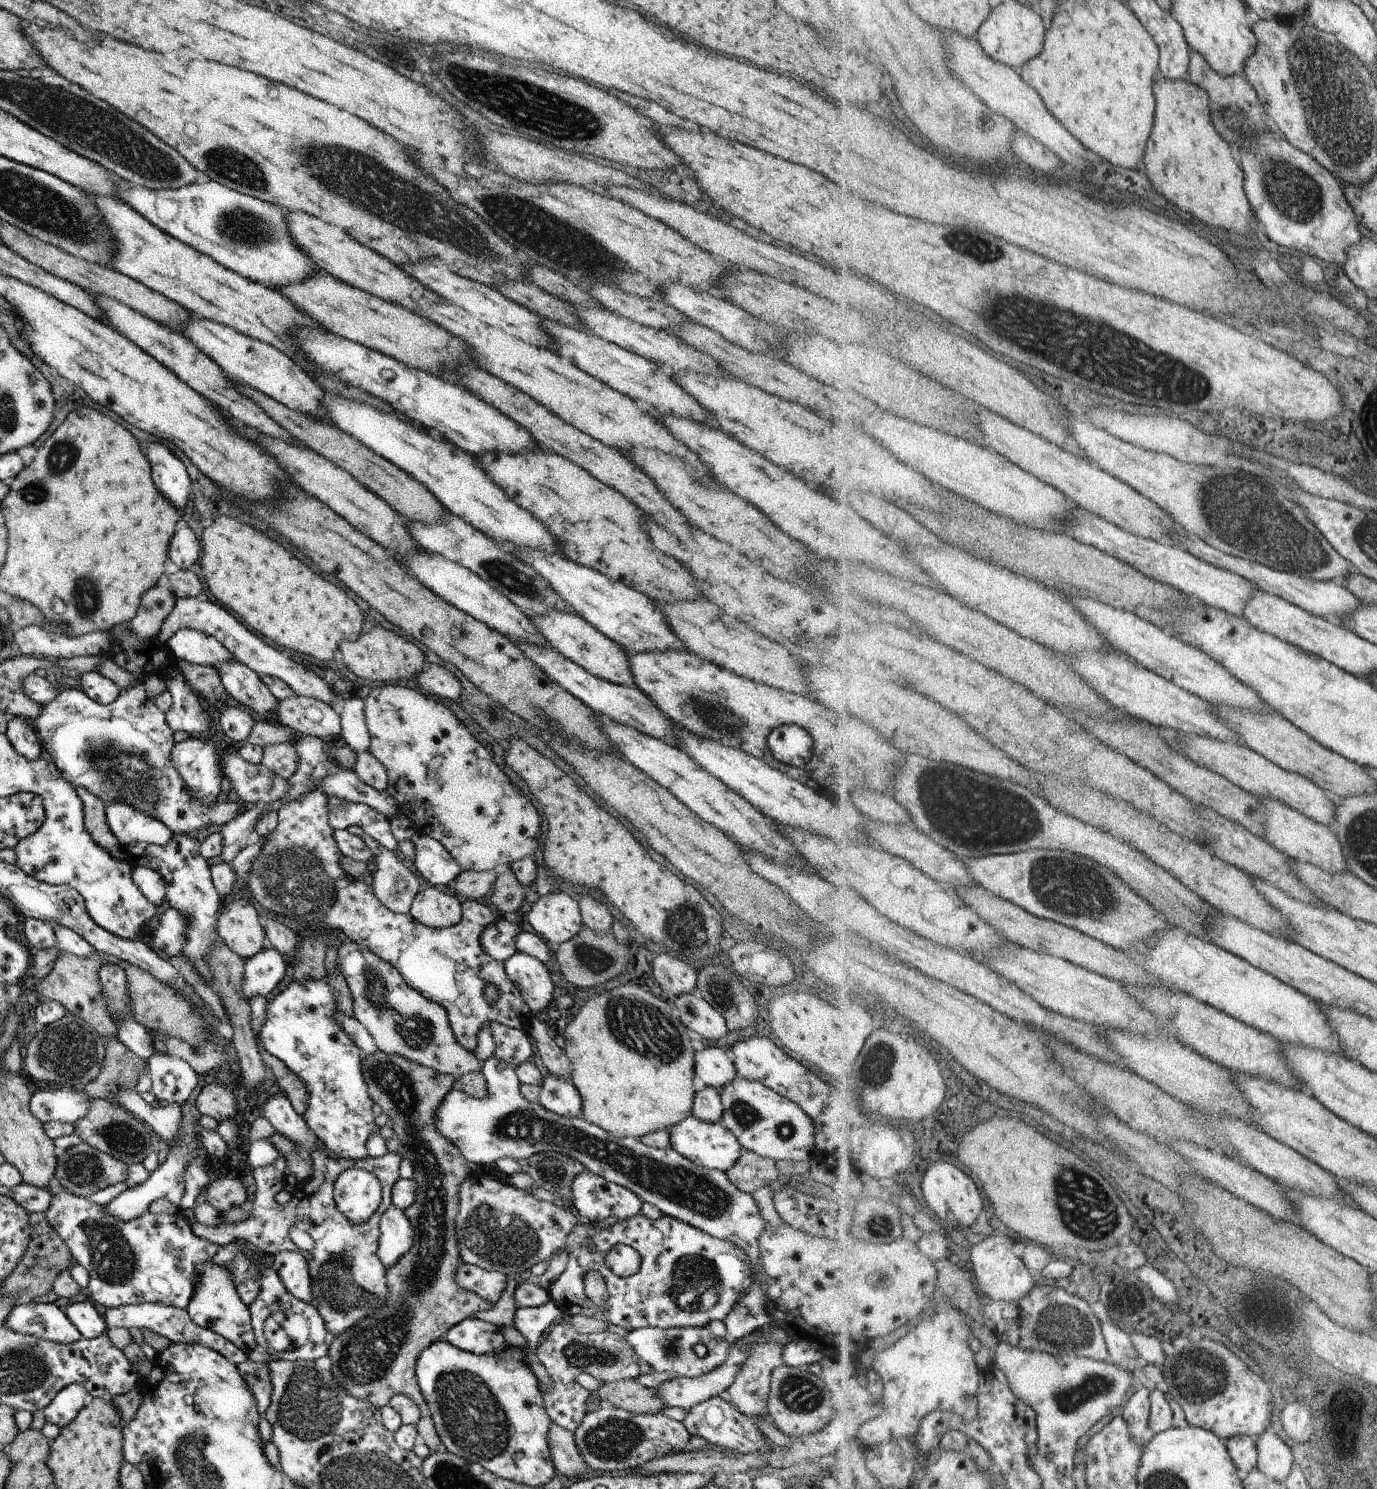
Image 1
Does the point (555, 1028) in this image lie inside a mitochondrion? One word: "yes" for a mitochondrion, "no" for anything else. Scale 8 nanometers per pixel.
no

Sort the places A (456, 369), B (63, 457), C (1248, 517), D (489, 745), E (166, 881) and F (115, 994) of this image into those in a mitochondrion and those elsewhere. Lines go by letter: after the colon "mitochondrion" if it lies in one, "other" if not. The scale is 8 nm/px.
A: other
B: mitochondrion
C: mitochondrion
D: other
E: other
F: other

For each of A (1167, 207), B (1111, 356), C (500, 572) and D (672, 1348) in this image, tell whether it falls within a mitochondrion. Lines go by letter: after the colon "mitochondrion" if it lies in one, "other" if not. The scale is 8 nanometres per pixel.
A: other
B: mitochondrion
C: mitochondrion
D: mitochondrion

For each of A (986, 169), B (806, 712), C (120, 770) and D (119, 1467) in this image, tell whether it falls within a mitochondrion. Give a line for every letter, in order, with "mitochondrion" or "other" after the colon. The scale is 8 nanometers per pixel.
A: other
B: other
C: mitochondrion
D: other

